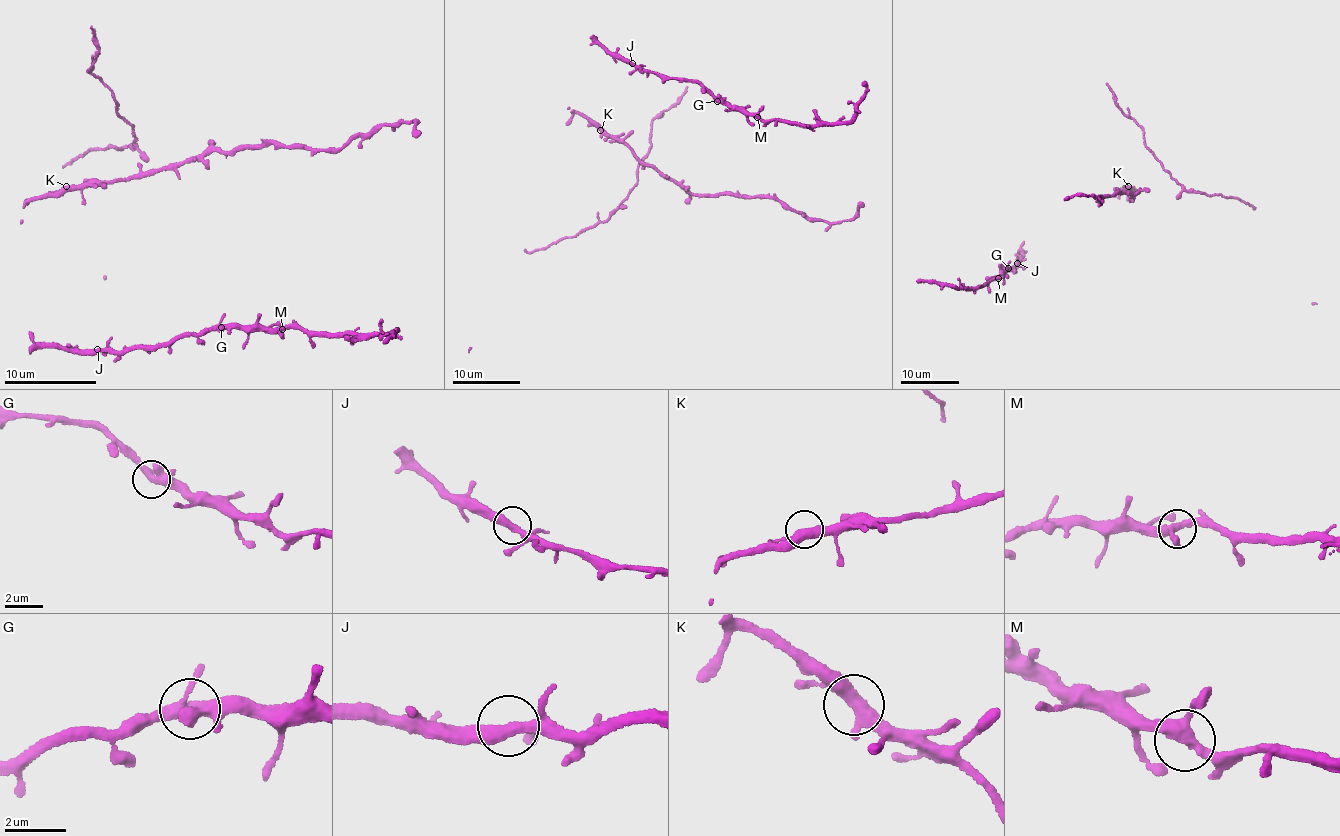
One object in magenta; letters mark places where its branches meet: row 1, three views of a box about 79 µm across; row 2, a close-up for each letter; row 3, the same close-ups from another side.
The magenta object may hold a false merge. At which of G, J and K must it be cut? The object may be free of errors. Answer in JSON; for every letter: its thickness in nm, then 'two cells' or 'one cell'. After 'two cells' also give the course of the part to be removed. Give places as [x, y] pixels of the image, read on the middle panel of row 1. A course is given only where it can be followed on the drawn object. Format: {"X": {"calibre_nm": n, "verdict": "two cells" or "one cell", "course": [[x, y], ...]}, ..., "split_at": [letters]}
{"G": {"calibre_nm": 360, "verdict": "one cell"}, "J": {"calibre_nm": 320, "verdict": "one cell"}, "K": {"calibre_nm": 360, "verdict": "one cell"}, "split_at": []}

